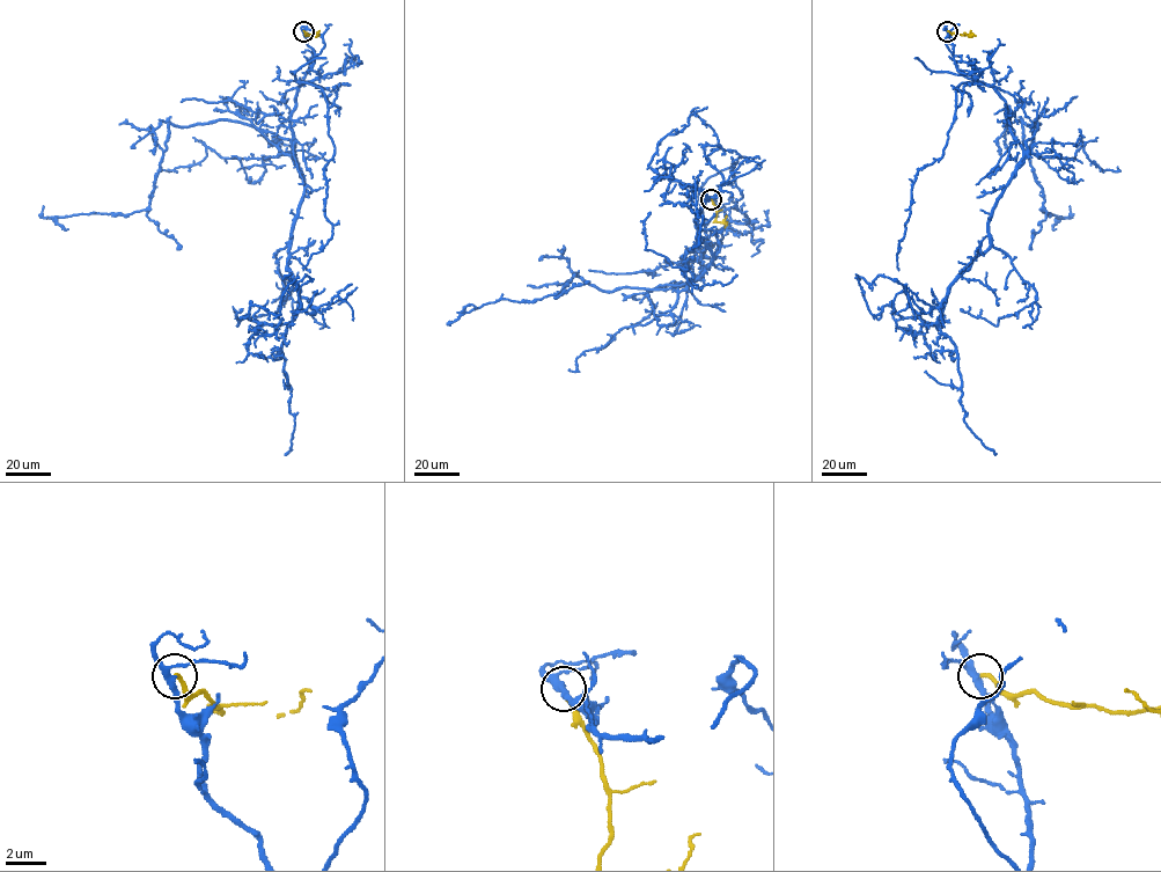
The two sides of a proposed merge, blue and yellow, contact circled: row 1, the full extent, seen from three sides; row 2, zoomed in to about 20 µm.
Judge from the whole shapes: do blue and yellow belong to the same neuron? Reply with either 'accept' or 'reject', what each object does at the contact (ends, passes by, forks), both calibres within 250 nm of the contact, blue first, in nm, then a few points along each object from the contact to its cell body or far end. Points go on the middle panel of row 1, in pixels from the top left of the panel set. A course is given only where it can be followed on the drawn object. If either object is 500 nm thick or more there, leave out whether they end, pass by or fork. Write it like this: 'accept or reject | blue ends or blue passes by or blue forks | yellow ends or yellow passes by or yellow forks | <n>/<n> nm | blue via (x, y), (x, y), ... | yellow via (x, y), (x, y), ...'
accept | blue forks | yellow ends | 280/200 nm | blue via (711, 199), (727, 222), (708, 237), (702, 275), (712, 256), (696, 221), (706, 196), (648, 163), (706, 107) | yellow via (711, 199), (715, 220), (722, 222), (727, 215)

